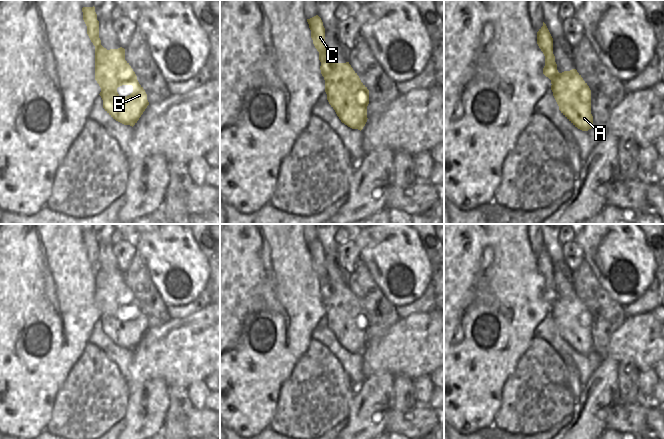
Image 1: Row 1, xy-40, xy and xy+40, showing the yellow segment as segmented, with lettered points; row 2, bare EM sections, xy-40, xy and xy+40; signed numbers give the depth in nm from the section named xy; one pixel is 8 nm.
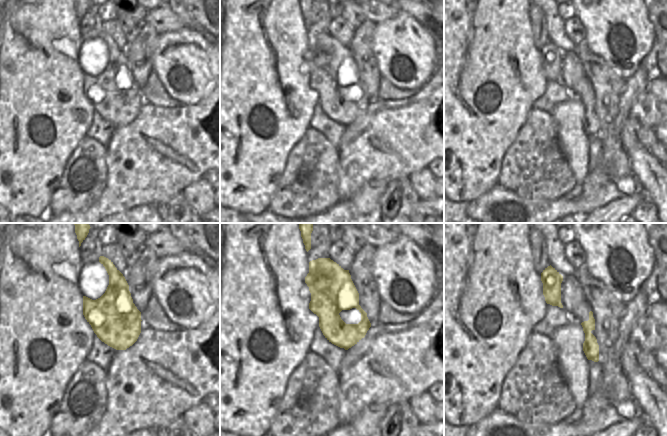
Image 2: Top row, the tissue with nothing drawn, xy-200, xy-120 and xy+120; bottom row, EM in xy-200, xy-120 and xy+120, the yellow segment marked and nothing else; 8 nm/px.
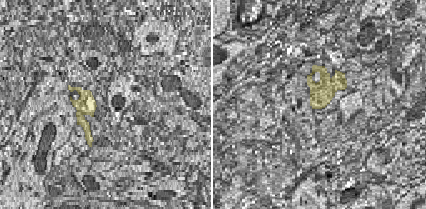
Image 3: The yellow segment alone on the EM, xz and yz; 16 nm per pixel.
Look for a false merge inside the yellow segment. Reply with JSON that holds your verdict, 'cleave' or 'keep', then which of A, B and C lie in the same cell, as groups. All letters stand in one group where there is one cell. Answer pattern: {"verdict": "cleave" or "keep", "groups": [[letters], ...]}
{"verdict": "cleave", "groups": [["A", "B"], ["C"]]}

